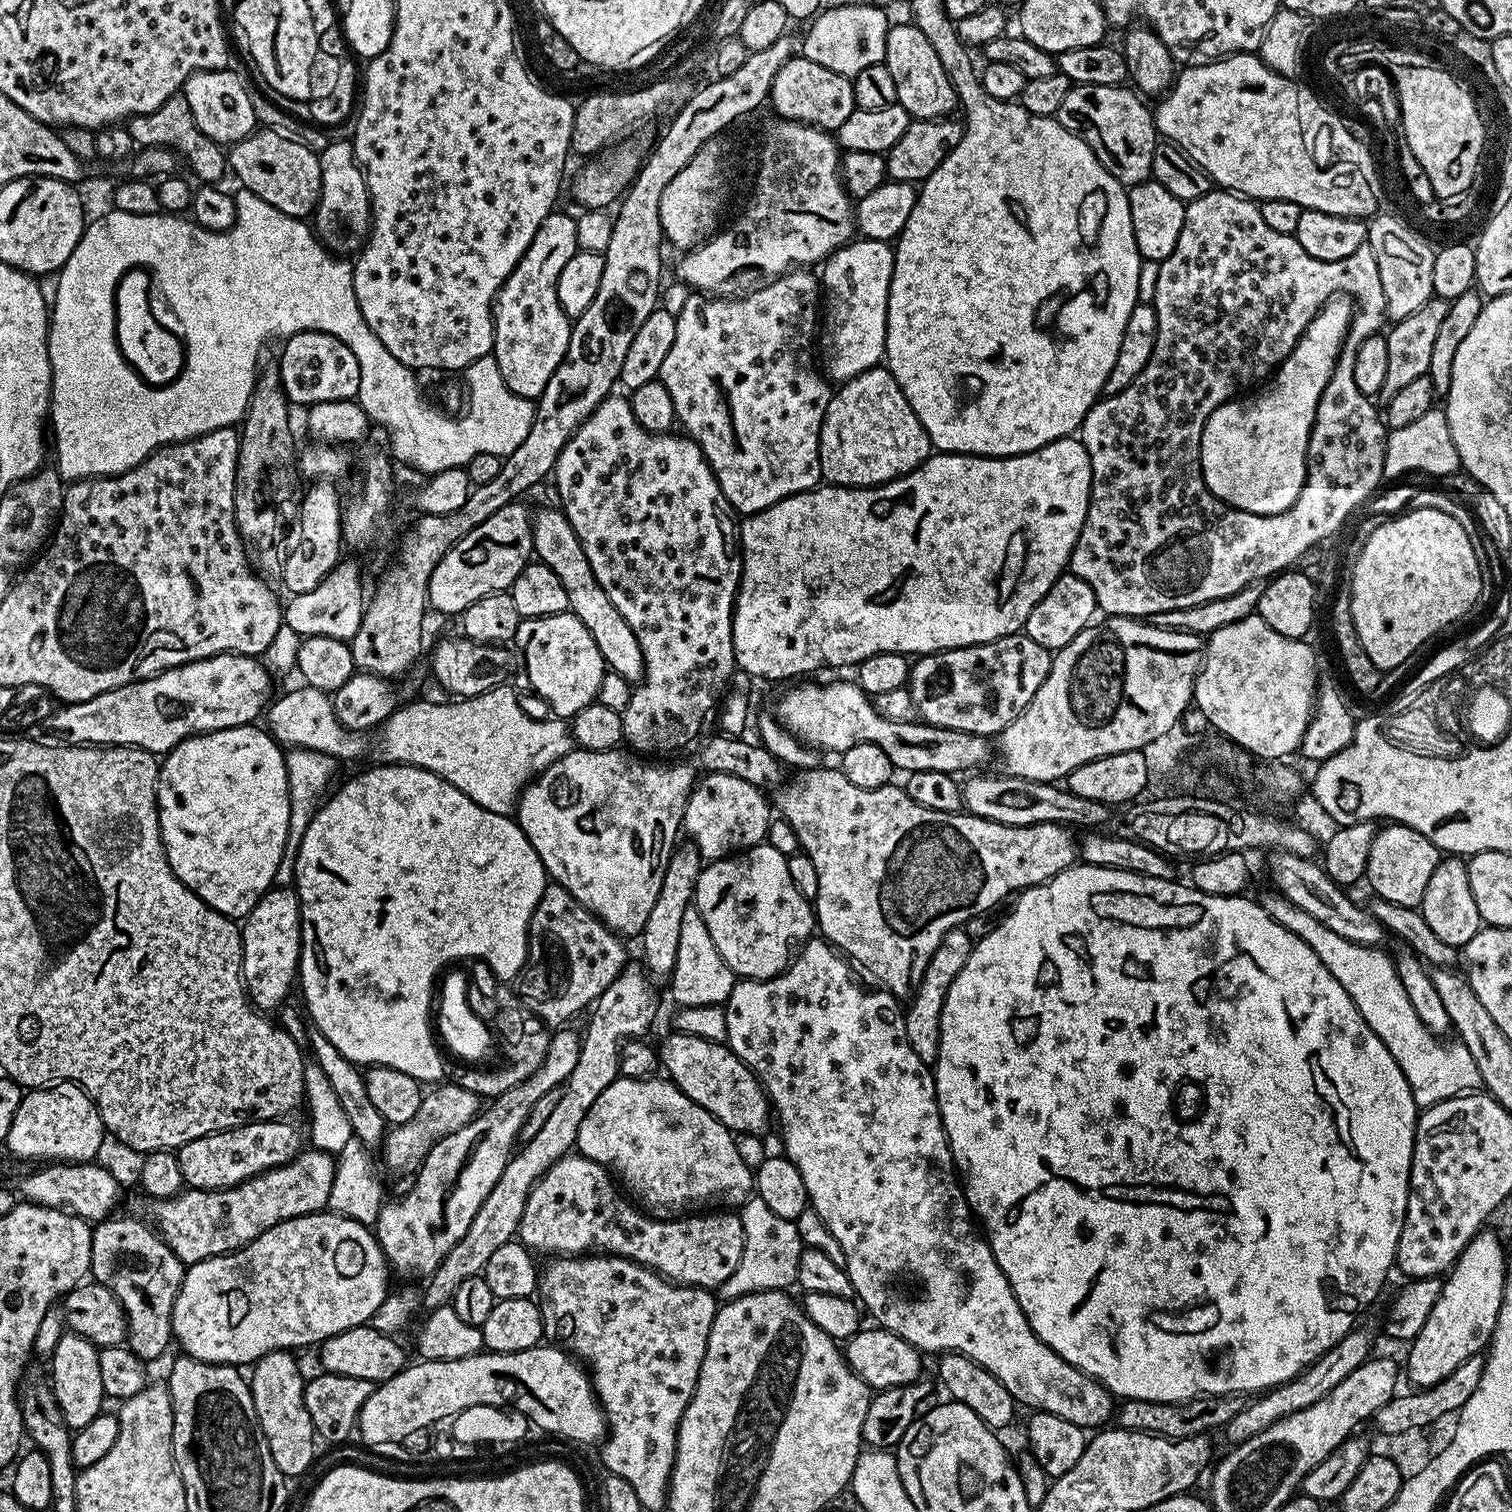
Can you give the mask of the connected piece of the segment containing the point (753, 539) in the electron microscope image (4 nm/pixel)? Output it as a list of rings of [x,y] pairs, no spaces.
[[[1065,438],[1055,440],[1046,446],[1042,446],[1033,452],[1024,452],[1020,456],[1006,456],[1003,458],[989,458],[987,456],[970,456],[945,452],[933,454],[926,462],[922,462],[913,472],[907,472],[892,480],[888,484],[879,484],[877,488],[838,488],[835,486],[817,486],[809,492],[799,492],[793,496],[787,496],[779,500],[774,506],[770,506],[761,512],[753,512],[745,515],[744,520],[738,524],[738,548],[744,551],[742,556],[742,579],[740,587],[736,590],[736,607],[732,609],[732,641],[736,651],[736,668],[739,671],[749,672],[752,676],[761,676],[764,680],[788,680],[791,676],[800,676],[803,672],[816,672],[819,668],[844,668],[847,664],[859,666],[863,660],[870,658],[879,652],[902,652],[905,654],[935,654],[944,652],[948,648],[969,648],[971,644],[985,644],[991,640],[997,640],[1003,636],[1017,635],[1023,629],[1026,618],[1030,618],[1030,610],[1042,602],[1042,594],[1054,586],[1054,582],[1060,576],[1065,575],[1072,559],[1072,551],[1080,537],[1082,526],[1086,522],[1088,513],[1088,500],[1092,496],[1092,467],[1090,466],[1090,454],[1084,448],[1079,438]]]

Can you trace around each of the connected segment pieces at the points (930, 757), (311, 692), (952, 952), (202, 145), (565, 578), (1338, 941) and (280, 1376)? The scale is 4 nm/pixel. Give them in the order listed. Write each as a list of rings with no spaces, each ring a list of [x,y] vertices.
[[[836,680],[828,685],[800,684],[797,688],[790,689],[777,702],[775,718],[779,720],[781,727],[791,732],[801,743],[824,754],[842,754],[855,744],[882,746],[893,769],[900,771],[901,768],[901,773],[904,774],[918,770],[971,773],[973,770],[983,769],[980,767],[991,756],[993,759],[994,744],[989,737],[966,730],[946,730],[923,722],[893,720],[877,707],[873,697],[864,692],[859,684],[848,680]]]
[[[299,687],[293,692],[286,693],[285,696],[278,697],[277,700],[275,697],[267,705],[266,728],[272,739],[288,748],[305,748],[330,754],[338,762],[358,759],[364,752],[365,737],[359,732],[351,732],[349,728],[340,725],[334,714],[331,695],[317,688]]]
[[[963,927],[950,930],[946,938],[934,950],[930,962],[926,966],[926,974],[922,982],[916,987],[910,999],[907,1001],[908,1013],[902,1017],[902,1023],[906,1030],[906,1038],[910,1046],[914,1046],[914,1054],[922,1058],[922,1062],[929,1066],[935,1065],[938,1046],[940,1045],[940,1023],[942,1022],[942,1006],[946,1002],[946,994],[950,990],[950,982],[958,978],[958,970],[966,966],[966,958],[970,958],[973,941]]]
[[[183,94],[166,98],[158,110],[141,116],[130,116],[126,127],[133,145],[141,148],[171,148],[173,152],[184,156],[192,163],[192,172],[205,185],[212,186],[226,176],[226,152],[221,145],[216,144],[194,122],[194,114],[190,110],[190,102],[186,102]]]
[[[559,507],[544,508],[540,513],[531,517],[532,521],[532,551],[535,559],[541,564],[550,566],[550,570],[554,570],[554,574],[558,574],[558,578],[562,581],[562,587],[566,590],[566,598],[568,599],[568,611],[573,616],[579,618],[587,630],[590,631],[591,637],[594,638],[595,645],[598,646],[599,653],[602,654],[605,665],[618,675],[627,680],[630,684],[637,683],[643,679],[644,675],[644,659],[642,658],[641,647],[638,646],[638,640],[634,636],[634,632],[626,624],[626,620],[622,618],[622,614],[618,610],[614,610],[614,602],[610,602],[610,598],[606,598],[606,590],[602,590],[602,586],[598,586],[598,578],[594,578],[594,570],[590,570],[590,562],[586,562],[586,554],[582,554],[582,546],[578,542],[578,534],[574,534],[574,530],[570,526],[570,522],[565,518],[564,513]]]
[[[1279,894],[1262,900],[1262,907],[1286,930],[1302,938],[1302,942],[1322,958],[1322,966],[1338,978],[1338,986],[1350,994],[1366,1026],[1370,1026],[1386,1050],[1394,1054],[1394,1062],[1398,1062],[1402,1074],[1406,1074],[1406,1082],[1410,1082],[1417,1109],[1429,1108],[1432,1104],[1449,1100],[1451,1096],[1475,1093],[1481,1087],[1478,1066],[1474,1066],[1470,1050],[1459,1042],[1443,1044],[1445,1041],[1441,1037],[1434,1036],[1426,1026],[1422,1026],[1418,1014],[1414,1014],[1414,1006],[1410,1006],[1410,998],[1406,998],[1406,990],[1402,990],[1393,957],[1388,957],[1383,947],[1367,948],[1334,934],[1334,930],[1326,930],[1322,922],[1310,918],[1306,910],[1298,910],[1298,906]]]
[[[291,1351],[271,1352],[256,1361],[251,1369],[250,1387],[254,1398],[254,1410],[258,1414],[258,1422],[266,1442],[270,1446],[270,1454],[274,1458],[274,1466],[286,1478],[300,1476],[312,1464],[316,1456],[316,1436],[318,1429],[312,1424],[310,1410],[306,1410],[304,1401],[305,1377],[300,1377],[300,1368]]]

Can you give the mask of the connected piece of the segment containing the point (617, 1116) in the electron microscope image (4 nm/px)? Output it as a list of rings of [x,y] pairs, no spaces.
[[[617,1078],[610,1086],[606,1086],[606,1090],[602,1090],[602,1094],[598,1094],[594,1106],[590,1106],[586,1118],[582,1118],[582,1126],[578,1126],[576,1148],[578,1149],[579,1155],[590,1158],[594,1162],[598,1162],[602,1167],[607,1168],[613,1177],[618,1178],[619,1183],[635,1197],[639,1207],[647,1210],[657,1218],[672,1218],[676,1215],[687,1213],[689,1210],[739,1209],[753,1195],[754,1172],[753,1169],[746,1166],[746,1162],[742,1162],[742,1157],[738,1155],[736,1136],[729,1132],[727,1126],[725,1126],[721,1120],[716,1120],[706,1109],[698,1106],[698,1102],[690,1099],[678,1085],[672,1083],[672,1081],[667,1078],[663,1079],[662,1082],[662,1084],[654,1085],[648,1084],[652,1082],[649,1082],[647,1079],[629,1080],[627,1078]]]

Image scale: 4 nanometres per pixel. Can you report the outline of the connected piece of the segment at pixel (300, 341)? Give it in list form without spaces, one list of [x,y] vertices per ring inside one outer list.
[[[296,332],[283,343],[278,384],[293,405],[356,400],[360,389],[360,371],[358,358],[350,354],[350,346],[325,332]]]

